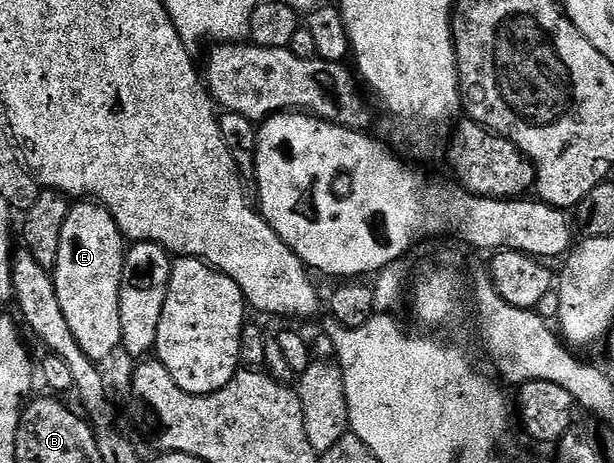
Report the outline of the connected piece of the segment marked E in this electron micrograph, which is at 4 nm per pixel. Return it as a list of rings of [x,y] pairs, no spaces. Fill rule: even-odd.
[[[78,199],[71,204],[68,219],[64,219],[64,231],[60,231],[60,251],[52,272],[57,298],[72,333],[82,350],[99,363],[119,352],[122,343],[120,291],[127,248],[127,238],[122,236],[105,205],[94,199]]]

